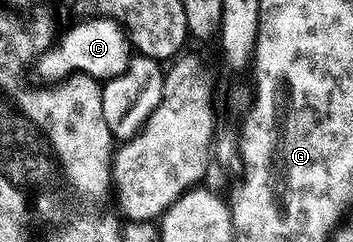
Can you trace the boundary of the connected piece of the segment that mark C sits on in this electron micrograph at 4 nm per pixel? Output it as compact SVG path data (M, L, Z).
M91 18L60 32L58 39L34 60L36 72L44 82L59 82L73 74L95 76L103 82L122 74L130 59L130 41L127 33L114 20Z

